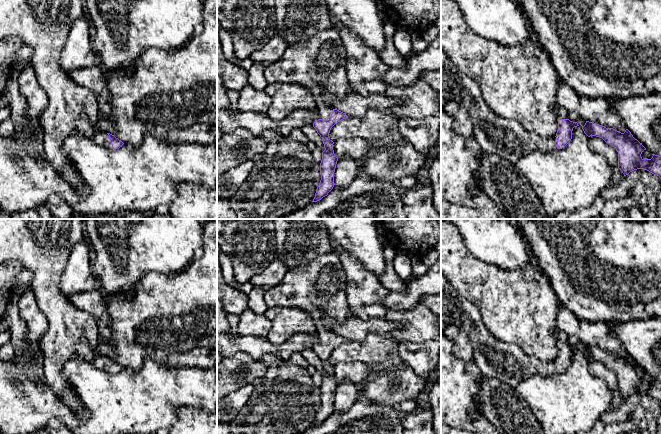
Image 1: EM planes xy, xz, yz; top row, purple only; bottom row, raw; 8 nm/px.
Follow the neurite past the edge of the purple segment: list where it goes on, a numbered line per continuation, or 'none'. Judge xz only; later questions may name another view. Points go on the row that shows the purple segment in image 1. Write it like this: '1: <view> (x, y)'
1: xz (318, 63)

